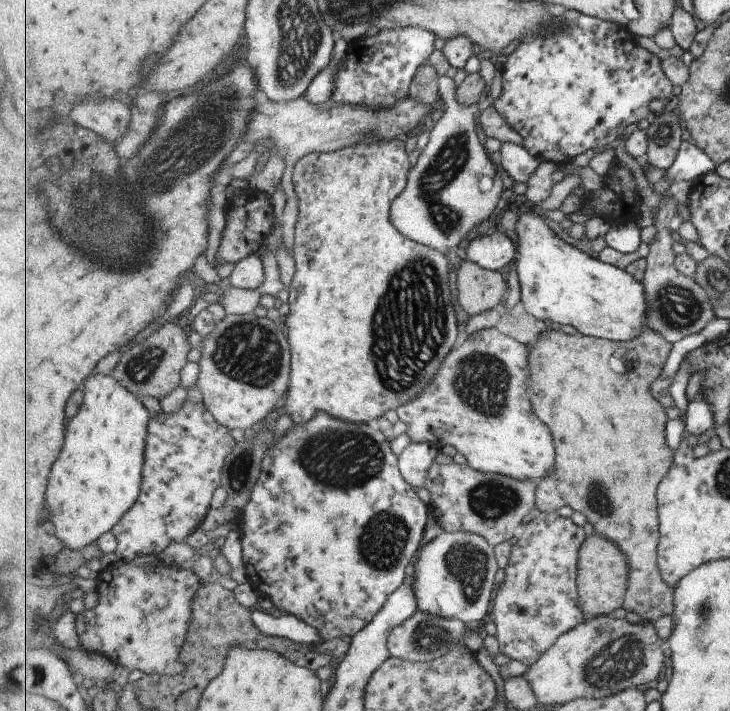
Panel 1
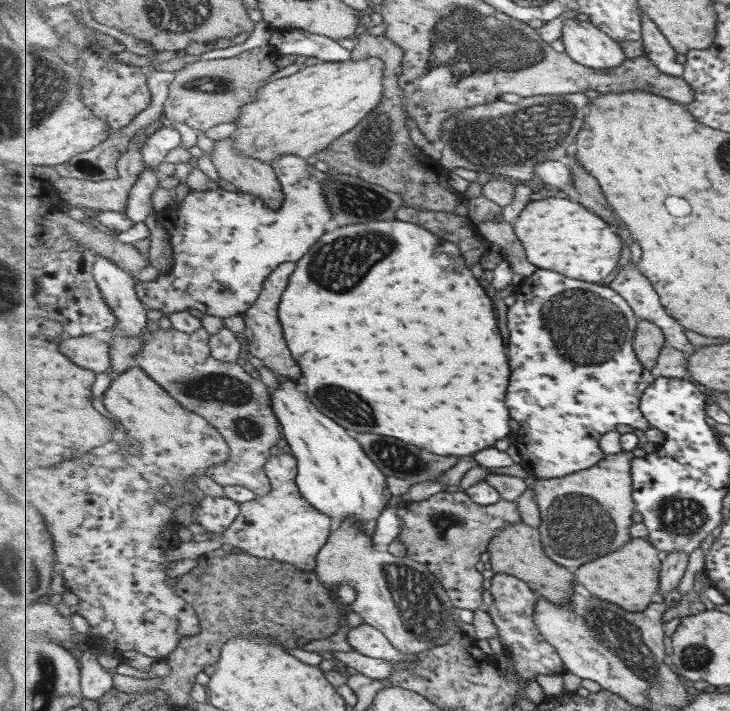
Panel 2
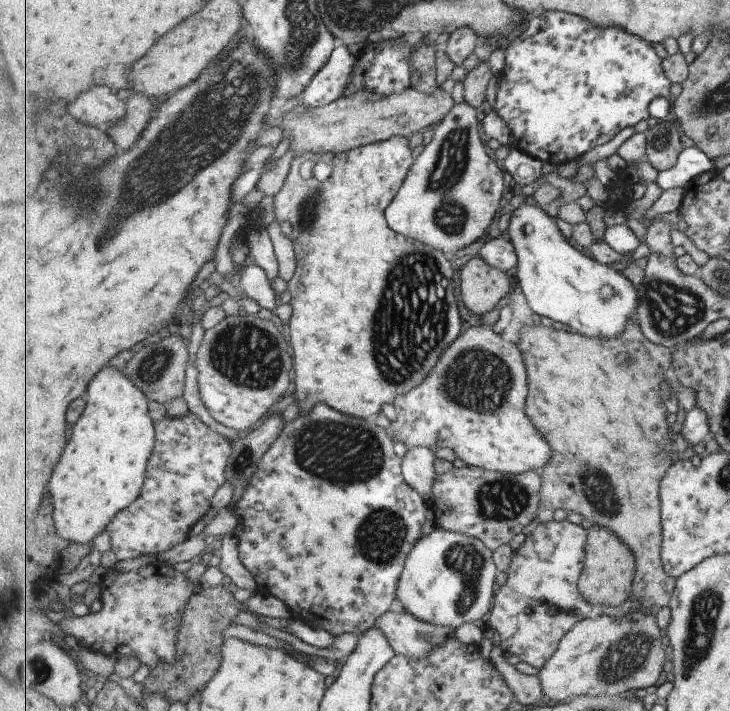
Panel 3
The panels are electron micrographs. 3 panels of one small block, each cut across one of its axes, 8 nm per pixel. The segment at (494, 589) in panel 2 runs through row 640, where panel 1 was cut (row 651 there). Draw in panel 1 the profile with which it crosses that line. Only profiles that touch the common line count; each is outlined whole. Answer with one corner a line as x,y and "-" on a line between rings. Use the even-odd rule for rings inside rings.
536,512
517,535
512,555
505,569
504,582
497,587
492,603
491,619
497,626
500,652
515,661
521,661
529,667
558,641
559,637
586,620
578,592
578,566
585,540
585,530
577,526
569,517
562,517
559,512

